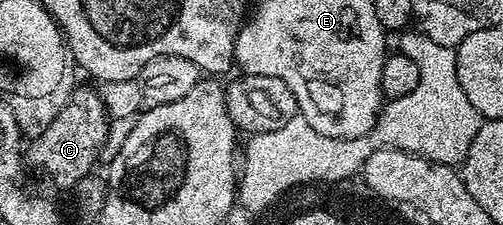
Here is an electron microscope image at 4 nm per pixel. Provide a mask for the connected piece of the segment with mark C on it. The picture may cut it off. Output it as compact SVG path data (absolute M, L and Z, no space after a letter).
M81 87L74 88L69 102L55 116L54 122L41 135L28 142L29 150L26 148L23 153L24 164L28 168L30 165L39 176L46 177L49 181L57 181L59 188L73 191L81 179L94 172L93 164L98 164L109 125L110 118L106 114L104 103L101 102L98 92L81 89Z

